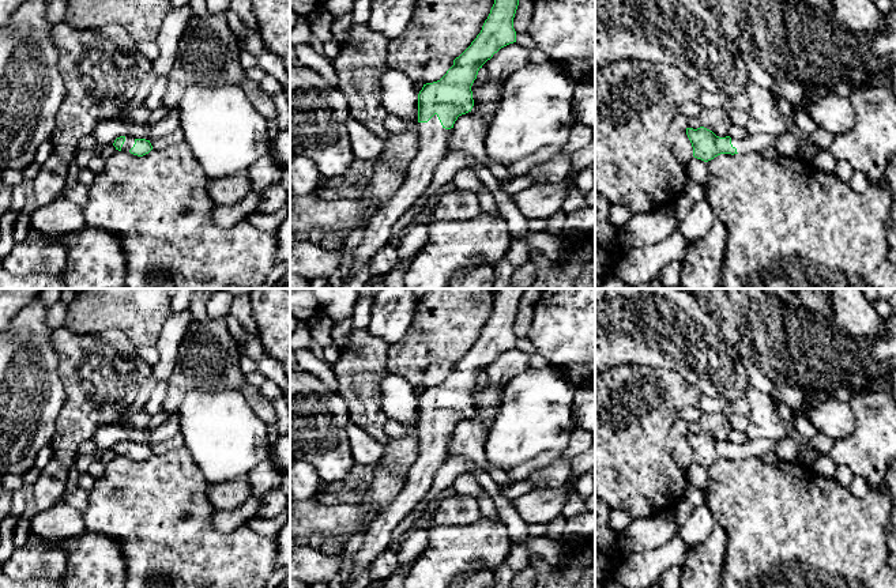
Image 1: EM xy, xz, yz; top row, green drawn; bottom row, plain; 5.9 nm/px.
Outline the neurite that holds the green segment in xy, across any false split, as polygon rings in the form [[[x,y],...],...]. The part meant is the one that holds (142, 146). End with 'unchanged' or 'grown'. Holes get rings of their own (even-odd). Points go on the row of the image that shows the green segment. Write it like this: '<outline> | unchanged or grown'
[[[120,136],[114,140],[113,146],[118,151],[129,151],[133,155],[143,157],[153,150],[150,140],[135,139],[132,136]]] | grown

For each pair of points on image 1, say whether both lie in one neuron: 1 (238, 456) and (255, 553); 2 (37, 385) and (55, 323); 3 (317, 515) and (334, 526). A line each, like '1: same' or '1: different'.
1: different
2: different
3: same

